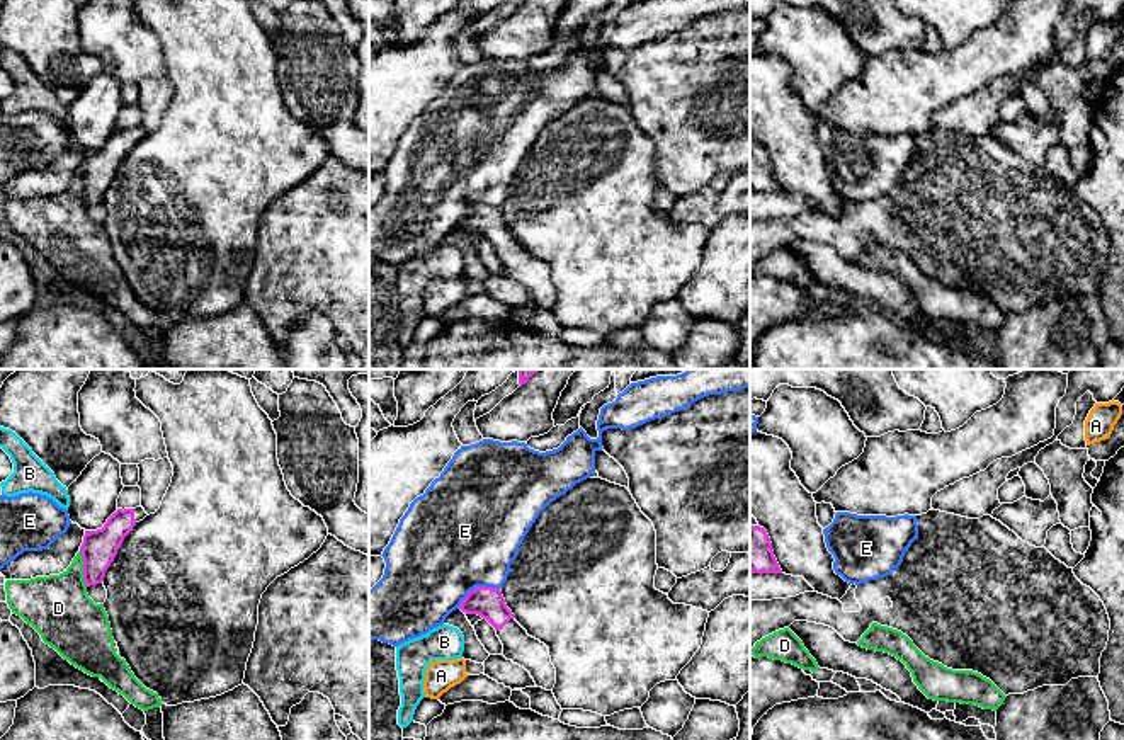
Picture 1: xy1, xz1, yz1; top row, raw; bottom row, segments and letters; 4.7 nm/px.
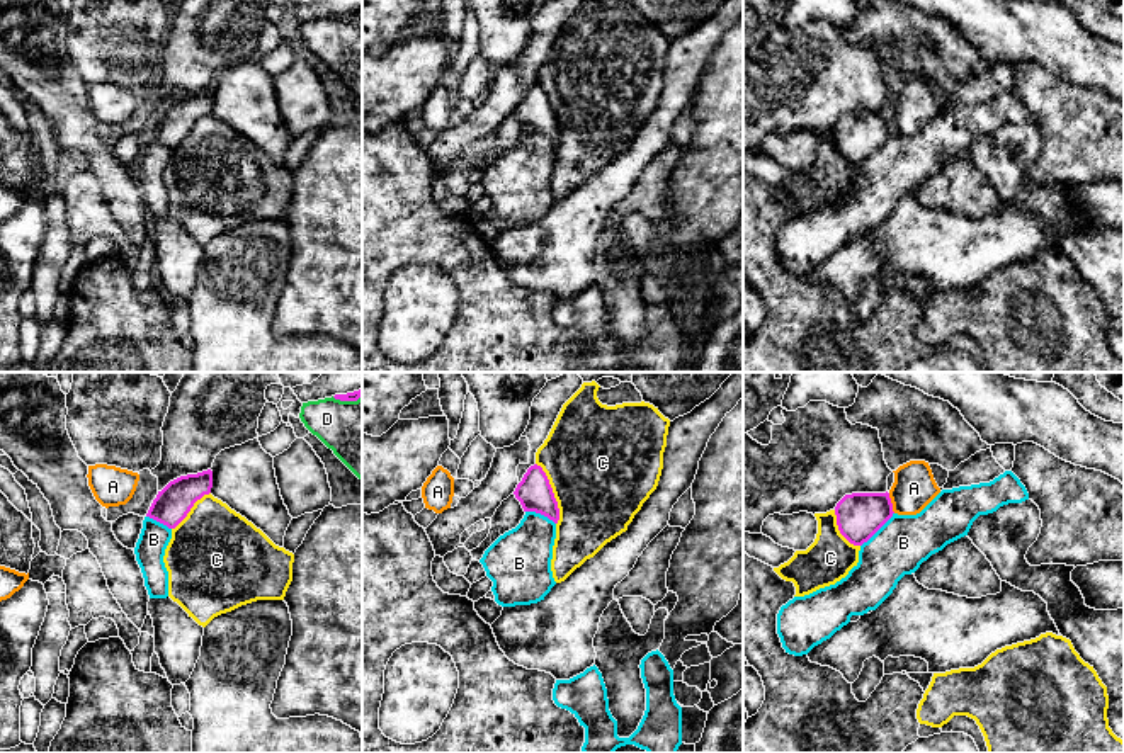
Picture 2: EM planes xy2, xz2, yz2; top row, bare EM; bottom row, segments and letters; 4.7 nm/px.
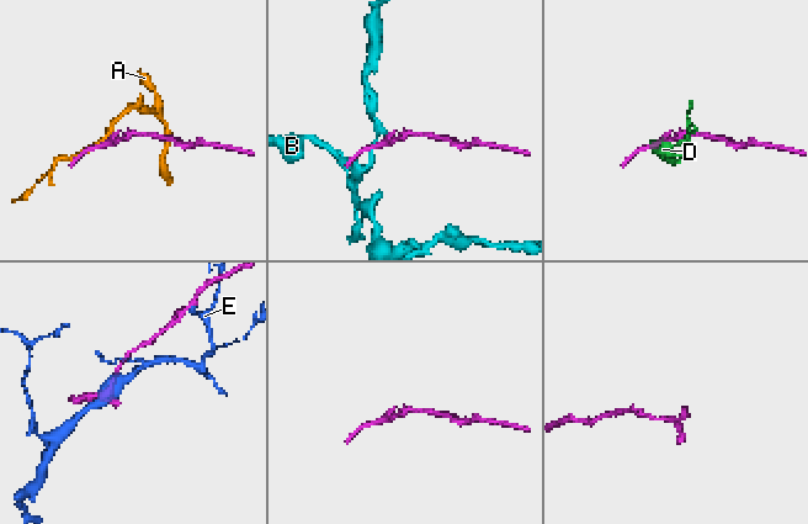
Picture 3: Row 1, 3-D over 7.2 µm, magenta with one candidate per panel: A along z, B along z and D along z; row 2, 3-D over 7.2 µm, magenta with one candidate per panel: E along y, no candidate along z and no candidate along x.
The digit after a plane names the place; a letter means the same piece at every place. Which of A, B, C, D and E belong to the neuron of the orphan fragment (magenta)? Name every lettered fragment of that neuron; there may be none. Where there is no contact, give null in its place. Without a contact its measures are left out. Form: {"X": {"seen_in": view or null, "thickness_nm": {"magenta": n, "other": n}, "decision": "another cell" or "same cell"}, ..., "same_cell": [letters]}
{"A": {"seen_in": "yz2", "thickness_nm": {"magenta": 220, "other": 200}, "decision": "another cell"}, "B": {"seen_in": "yz2", "thickness_nm": {"magenta": 220, "other": 260}, "decision": "another cell"}, "C": {"seen_in": "xz2", "thickness_nm": {"magenta": 160, "other": 500}, "decision": "another cell"}, "D": {"seen_in": "xy1", "thickness_nm": {"magenta": 170, "other": 300}, "decision": "another cell"}, "E": {"seen_in": "xz1", "thickness_nm": {"magenta": 150, "other": 500}, "decision": "another cell"}, "same_cell": []}

